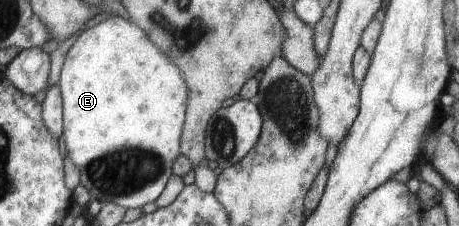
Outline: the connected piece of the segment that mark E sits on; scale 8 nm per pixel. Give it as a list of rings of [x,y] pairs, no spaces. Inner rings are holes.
[[[121,16],[109,17],[83,32],[70,48],[59,81],[66,105],[64,135],[69,154],[82,169],[82,183],[91,190],[94,201],[113,202],[126,210],[142,208],[163,193],[173,173],[175,158],[181,154],[190,90],[181,69],[165,53],[142,27]]]

